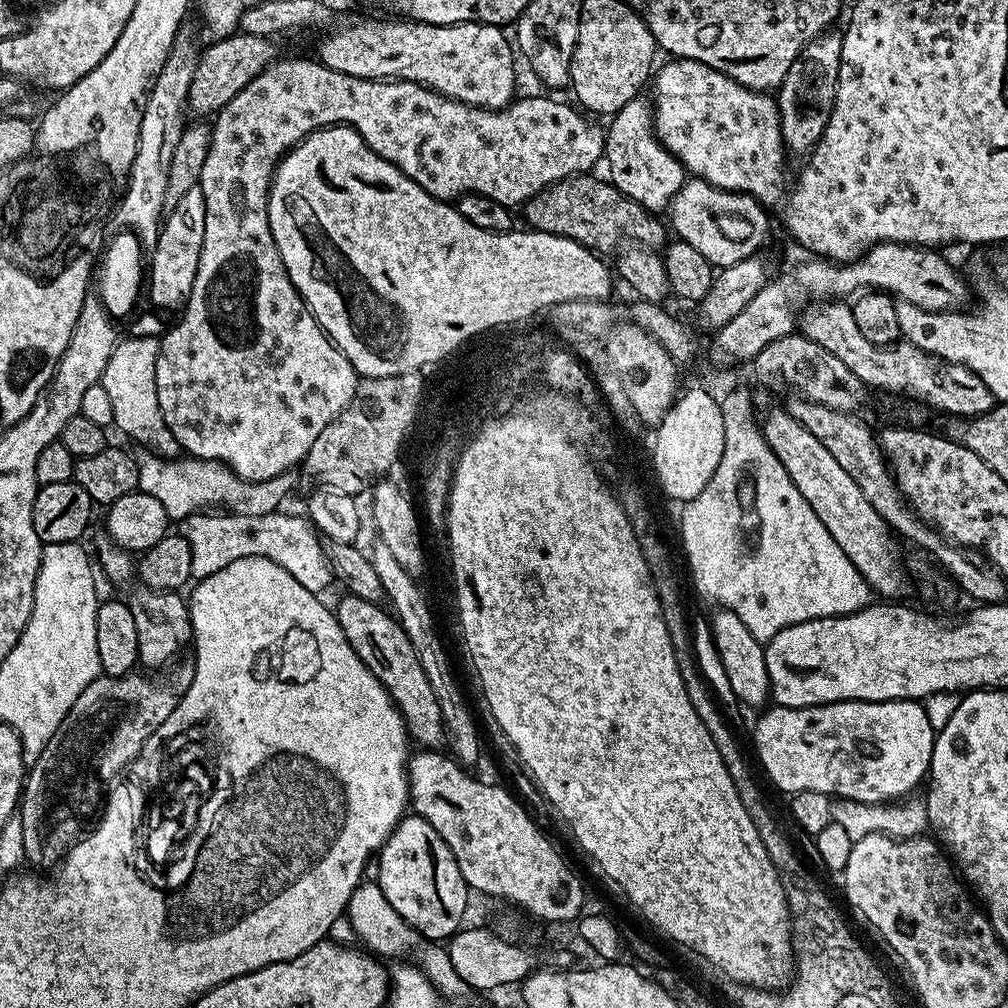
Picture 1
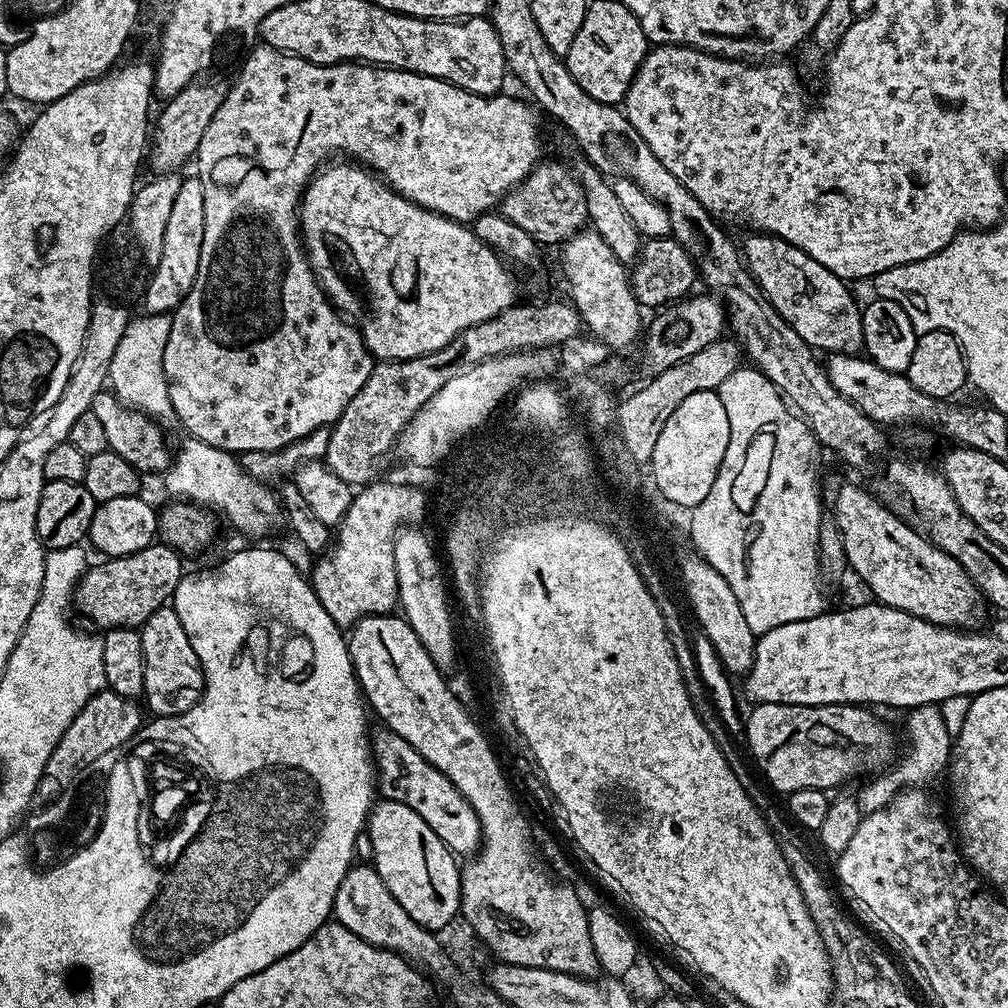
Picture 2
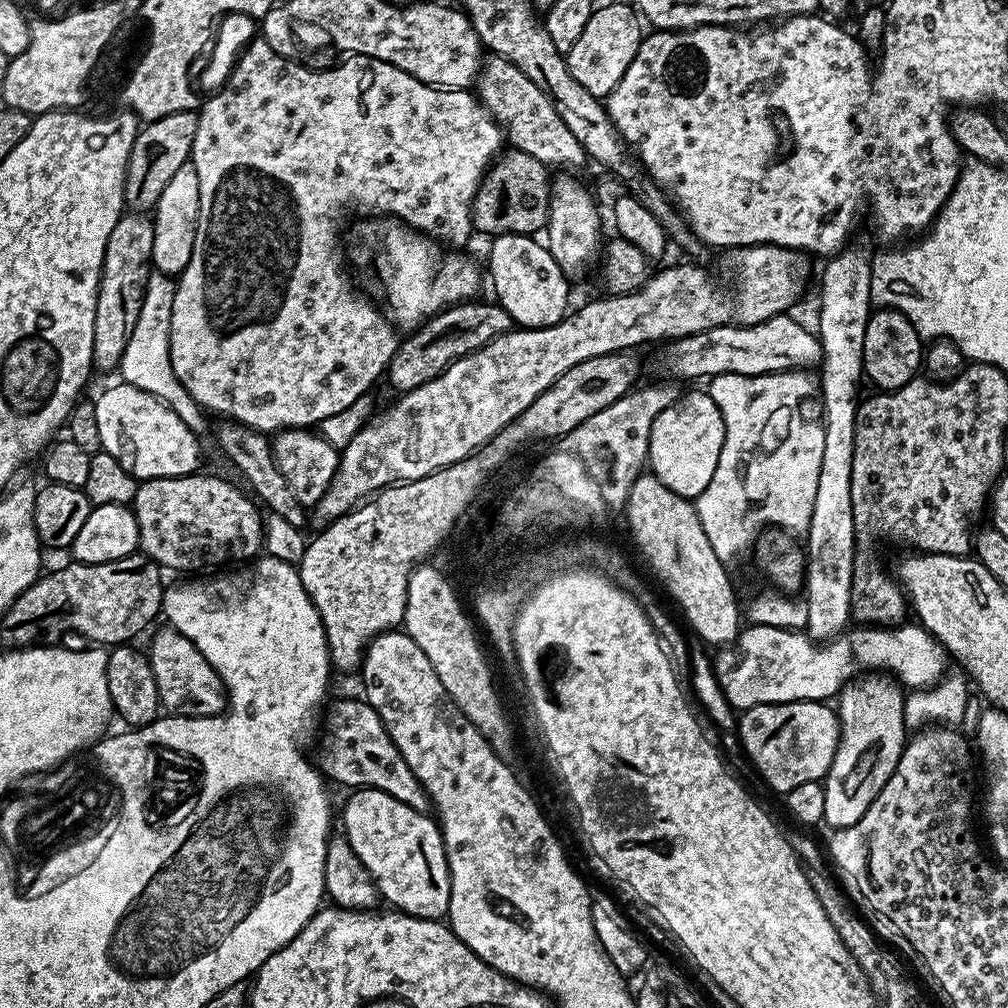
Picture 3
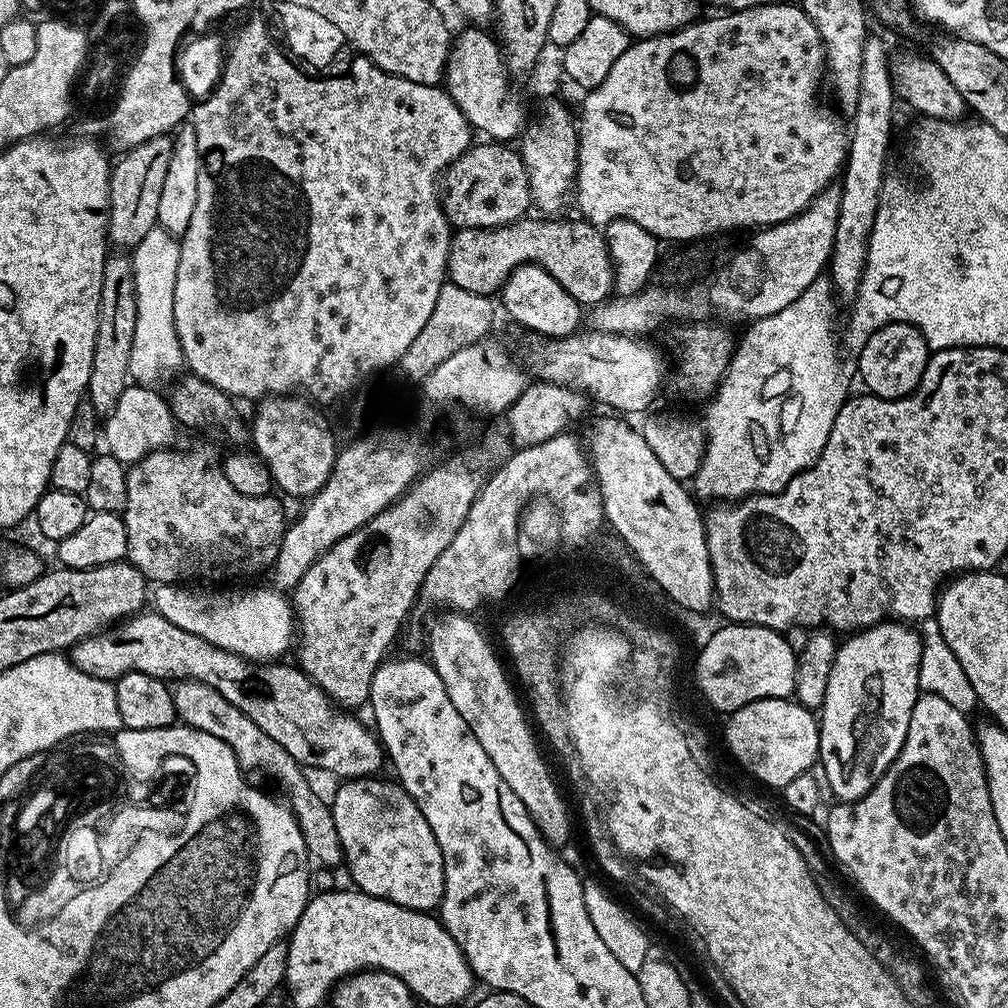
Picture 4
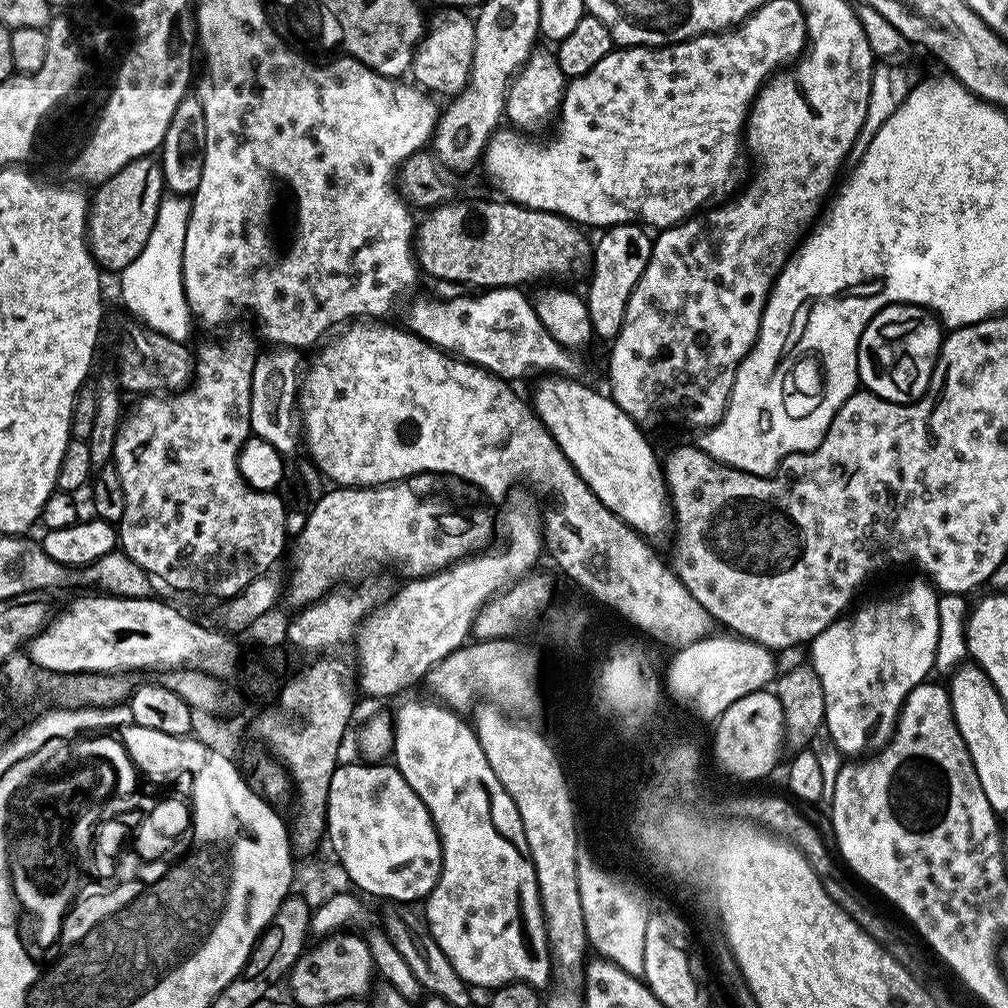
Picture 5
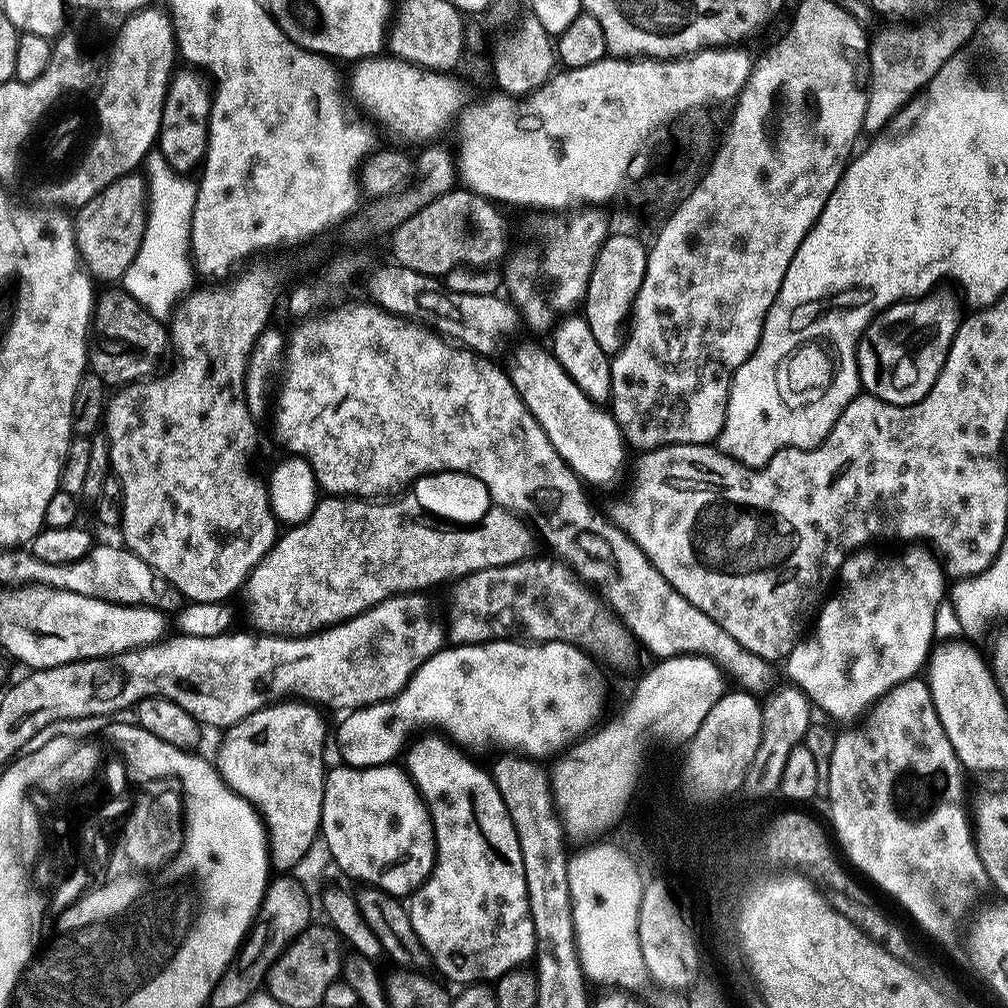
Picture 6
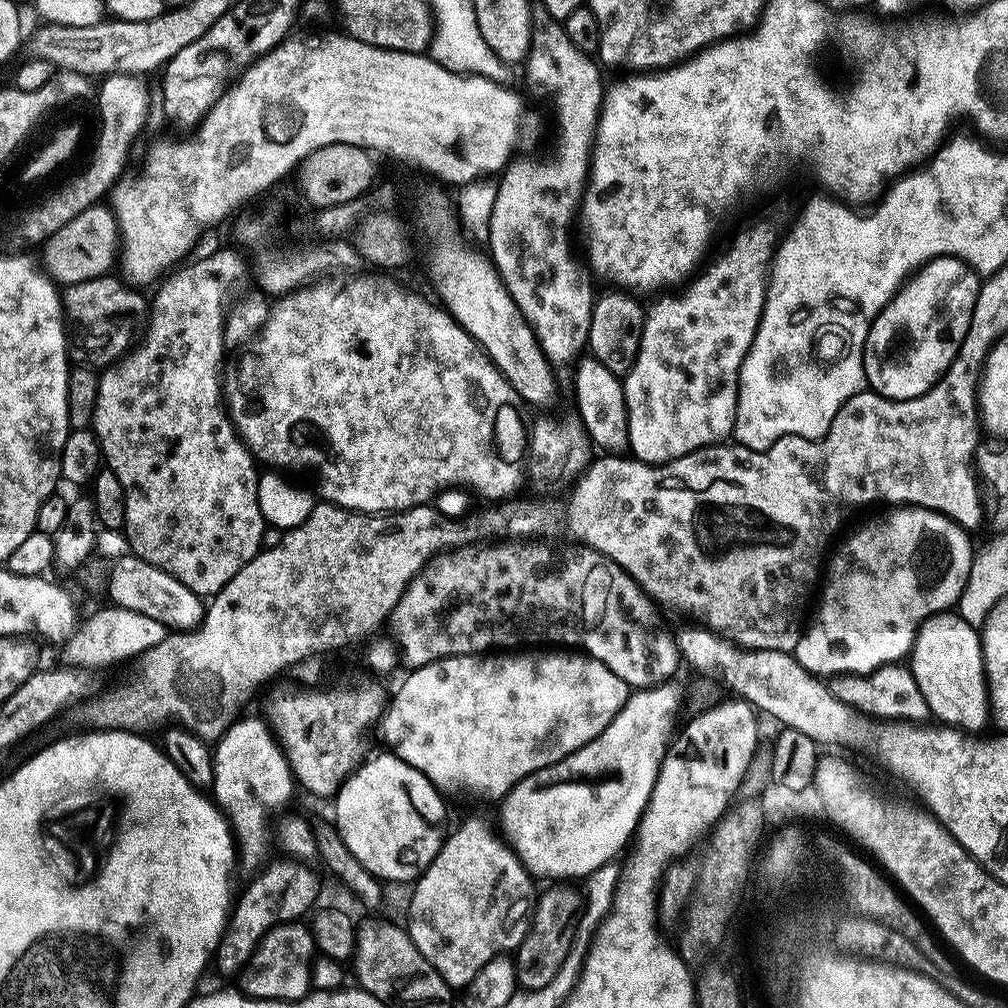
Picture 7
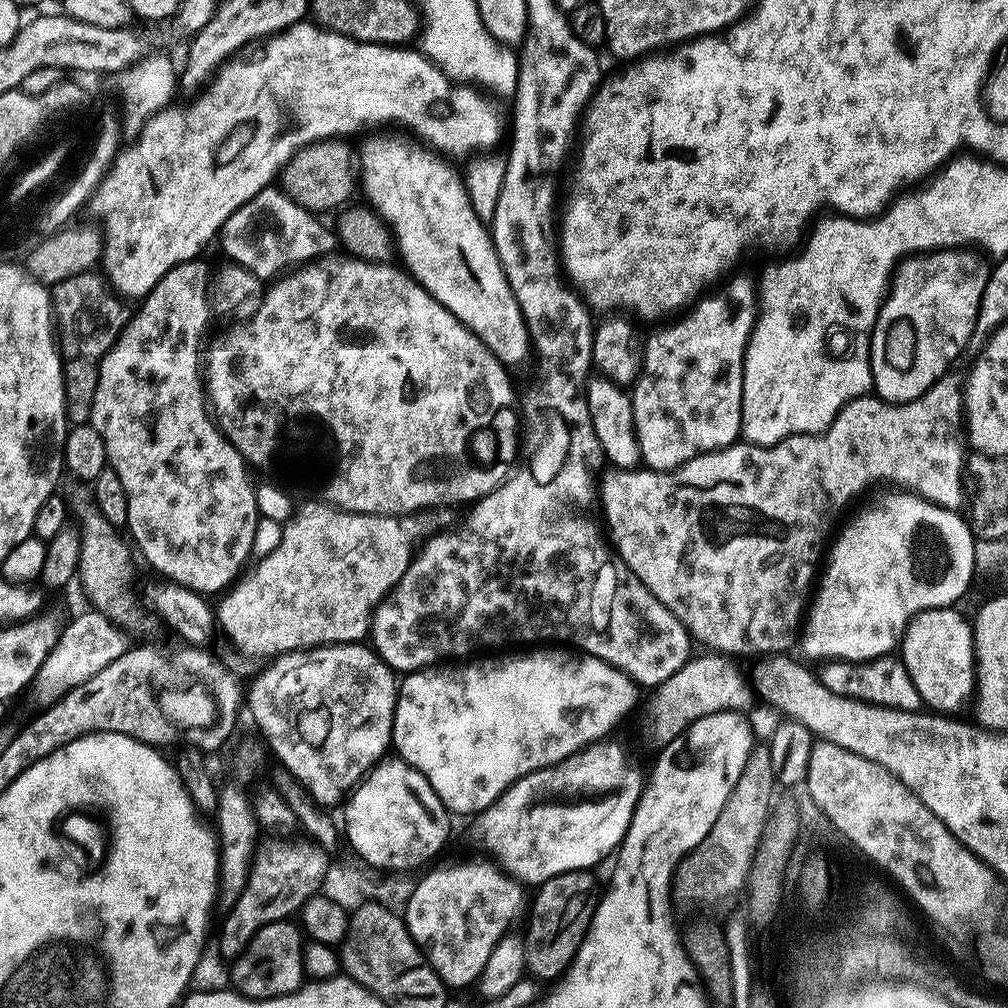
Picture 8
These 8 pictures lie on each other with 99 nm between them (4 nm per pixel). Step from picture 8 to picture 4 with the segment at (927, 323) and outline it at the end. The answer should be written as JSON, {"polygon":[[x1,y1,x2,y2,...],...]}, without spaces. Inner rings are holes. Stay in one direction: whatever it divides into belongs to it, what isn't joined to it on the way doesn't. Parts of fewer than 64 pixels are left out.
{"polygon":[[901,322,887,324,875,332,859,349,860,376,869,393,887,400,901,400,903,396,911,396,920,385,924,368,928,364,930,349,924,341,923,334,917,330,915,323]]}

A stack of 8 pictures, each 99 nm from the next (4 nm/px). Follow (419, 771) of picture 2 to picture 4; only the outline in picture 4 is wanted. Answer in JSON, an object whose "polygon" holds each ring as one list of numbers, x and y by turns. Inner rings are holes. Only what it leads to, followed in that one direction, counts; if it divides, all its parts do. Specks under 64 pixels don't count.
{"polygon":[[141,610,115,626,73,644,70,659,78,666,78,670,113,682,128,672,145,672,165,682,200,680,206,686,218,690,218,694,222,694,230,706,238,706,238,710,242,710,242,714,246,714,246,718,250,718,258,730,266,730,266,734,270,734,270,738,274,738,274,742,278,742,278,746,282,746,290,758,308,770,321,768,344,780,359,780,375,777,379,773,376,771,386,764,384,745,375,731,369,725,367,728,356,714,337,706,295,663,249,662,230,650,206,642,206,638,198,638,198,634,190,634,174,626,174,622,166,622,166,618,162,618,155,610]]}

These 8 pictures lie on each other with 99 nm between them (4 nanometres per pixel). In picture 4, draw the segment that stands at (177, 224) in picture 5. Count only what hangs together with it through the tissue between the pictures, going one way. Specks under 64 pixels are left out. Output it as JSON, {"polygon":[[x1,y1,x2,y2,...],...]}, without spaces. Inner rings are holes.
{"polygon":[[157,226,150,230,150,234,146,234,146,238,142,238,142,242,138,242,136,248,131,249,130,255,134,270,134,290,138,293,140,301,140,321,134,325,134,346,130,350,128,375,137,385,156,386,159,385,159,380,166,380,178,368,185,367,178,330,174,326,172,289,172,284,178,282,180,240,165,228],[148,284,152,284,153,292]]}

